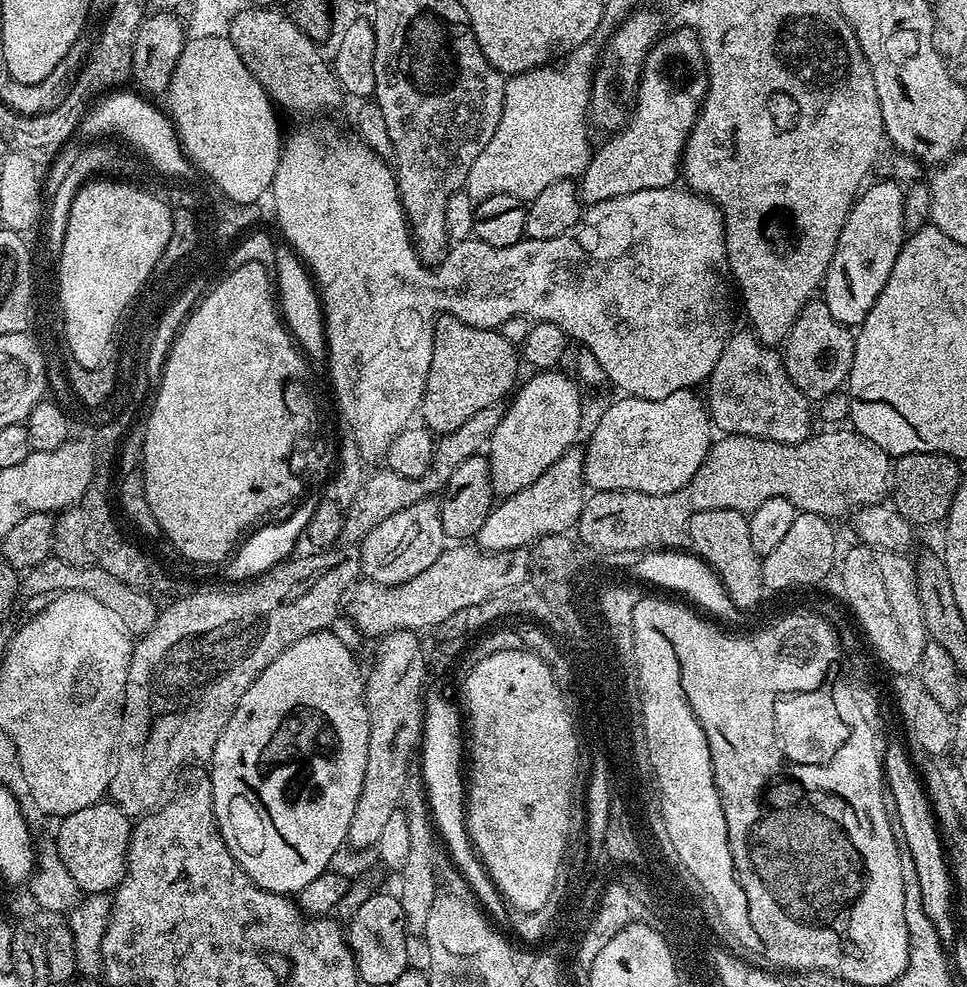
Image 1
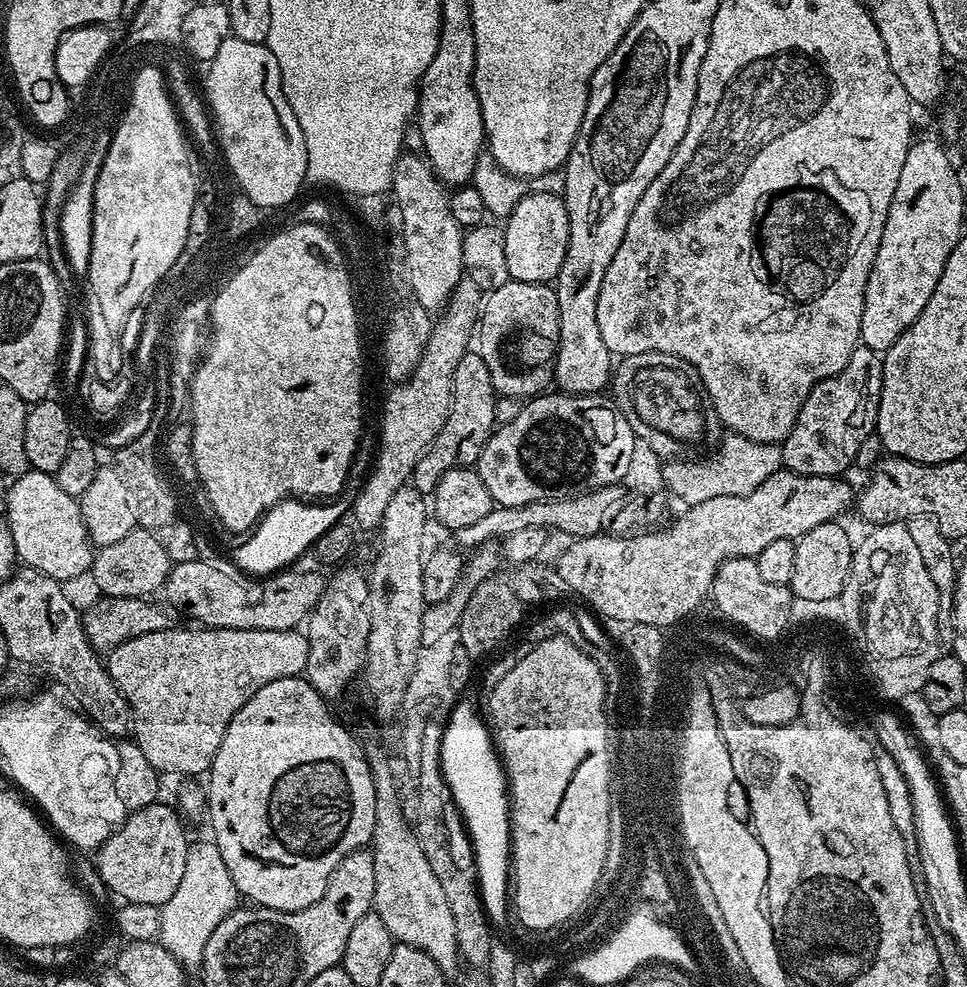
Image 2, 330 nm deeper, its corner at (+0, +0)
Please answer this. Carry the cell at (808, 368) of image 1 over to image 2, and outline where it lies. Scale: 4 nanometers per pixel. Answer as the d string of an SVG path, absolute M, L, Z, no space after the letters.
M858 346L850 354L846 366L838 374L818 382L814 390L802 402L802 410L798 410L798 418L790 430L790 434L782 442L782 464L787 471L797 472L800 476L834 476L845 475L844 471L851 469L855 462L855 454L863 439L875 433L878 406L880 405L880 391L884 362L881 353L869 348Z

